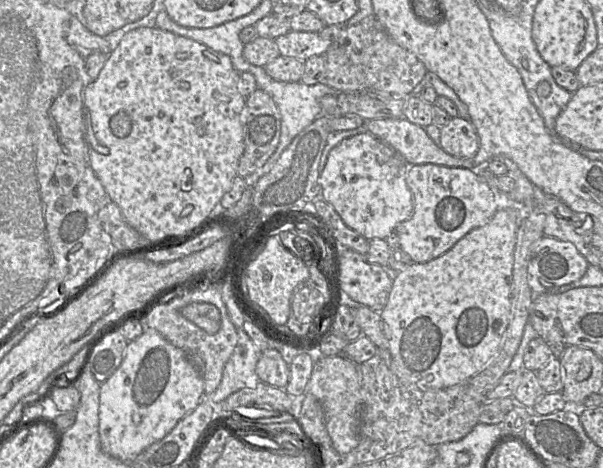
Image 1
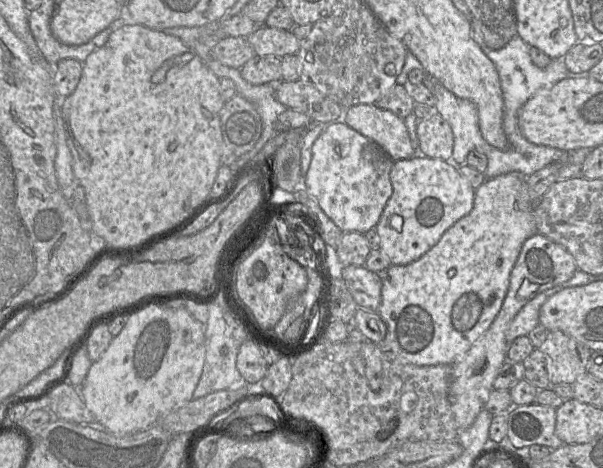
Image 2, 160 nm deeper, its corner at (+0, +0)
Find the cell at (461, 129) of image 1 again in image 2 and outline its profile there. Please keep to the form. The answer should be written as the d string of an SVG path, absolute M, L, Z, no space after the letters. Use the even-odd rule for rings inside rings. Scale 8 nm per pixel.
M438 113L422 119L417 126L417 153L447 160L452 157L454 134L450 124Z

